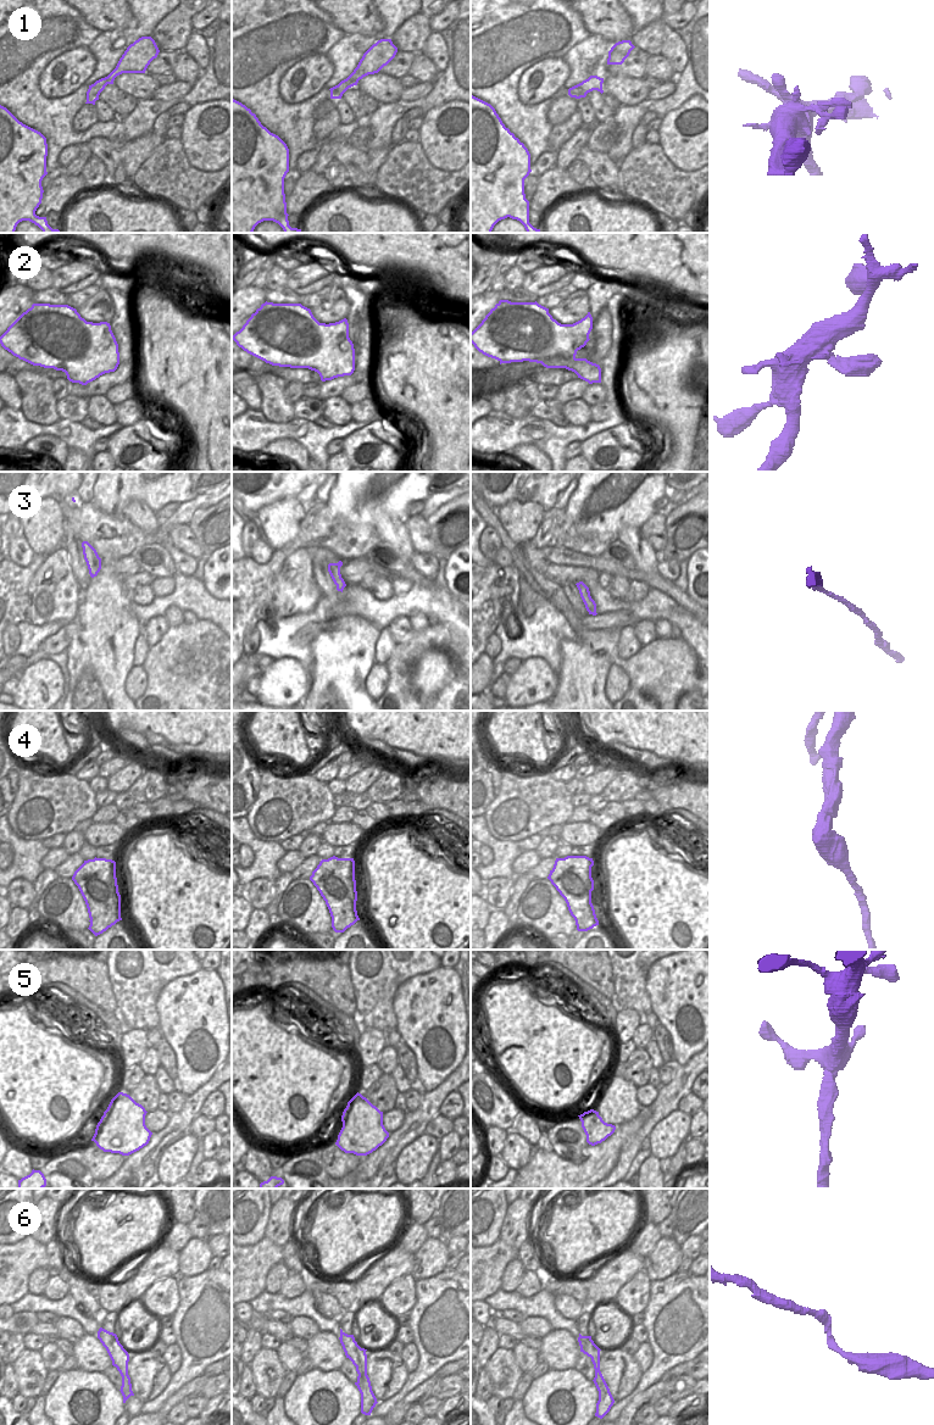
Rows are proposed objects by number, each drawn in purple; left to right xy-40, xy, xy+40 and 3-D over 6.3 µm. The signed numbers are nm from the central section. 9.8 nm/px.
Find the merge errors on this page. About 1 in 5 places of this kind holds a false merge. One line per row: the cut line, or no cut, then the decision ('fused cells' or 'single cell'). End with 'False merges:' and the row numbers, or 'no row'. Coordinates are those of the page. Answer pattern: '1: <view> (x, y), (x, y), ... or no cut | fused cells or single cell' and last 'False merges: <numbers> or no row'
1: no cut | single cell
2: no cut | single cell
3: no cut | single cell
4: xy+40 (563, 869), (573, 867), (579, 874) | fused cells
5: xy (343, 1114), (346, 1120), (343, 1126) | fused cells
6: no cut | single cell
False merges: 4, 5

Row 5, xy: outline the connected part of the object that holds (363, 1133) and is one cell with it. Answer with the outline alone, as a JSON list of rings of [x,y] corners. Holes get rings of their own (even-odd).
[[[358,1092],[348,1102],[343,1115],[348,1121],[335,1145],[345,1153],[367,1156],[389,1137],[383,1125],[383,1112]]]

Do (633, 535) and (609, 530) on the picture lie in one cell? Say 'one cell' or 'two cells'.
two cells

